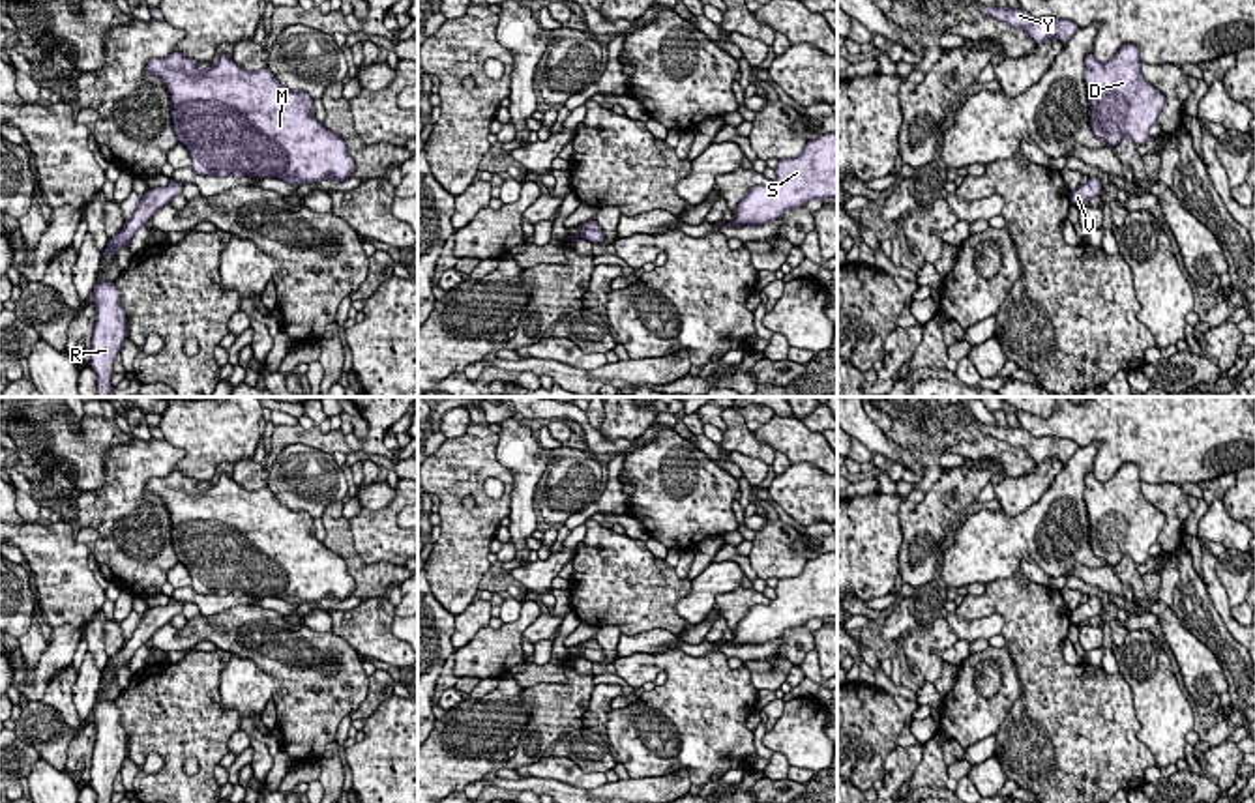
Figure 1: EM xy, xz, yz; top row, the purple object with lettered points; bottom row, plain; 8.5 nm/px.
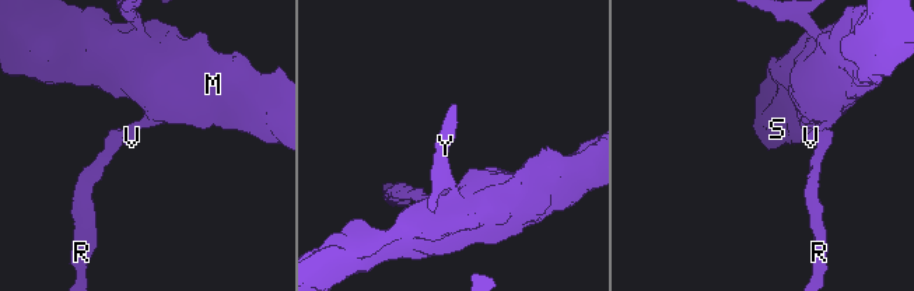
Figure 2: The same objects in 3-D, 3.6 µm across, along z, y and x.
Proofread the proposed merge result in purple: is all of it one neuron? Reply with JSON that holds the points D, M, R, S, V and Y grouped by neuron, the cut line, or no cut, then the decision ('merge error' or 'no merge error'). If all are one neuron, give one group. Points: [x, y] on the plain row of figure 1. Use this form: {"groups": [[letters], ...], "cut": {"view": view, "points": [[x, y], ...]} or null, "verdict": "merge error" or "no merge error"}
{"groups": [["D", "M", "R", "S", "V", "Y"]], "cut": null, "verdict": "no merge error"}

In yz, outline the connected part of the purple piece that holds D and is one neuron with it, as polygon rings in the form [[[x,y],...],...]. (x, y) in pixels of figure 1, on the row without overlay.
[[[1122,464],[1109,481],[1085,475],[1085,504],[1092,552],[1109,567],[1130,556],[1137,565],[1148,560],[1148,550],[1165,517],[1141,492],[1139,466]]]

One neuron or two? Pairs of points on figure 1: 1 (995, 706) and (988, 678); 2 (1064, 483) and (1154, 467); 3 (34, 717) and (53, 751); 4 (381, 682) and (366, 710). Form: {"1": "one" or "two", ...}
{"1": "two", "2": "two", "3": "one", "4": "one"}

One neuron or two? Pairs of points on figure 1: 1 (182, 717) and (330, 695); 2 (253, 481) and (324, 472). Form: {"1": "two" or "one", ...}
{"1": "two", "2": "two"}

